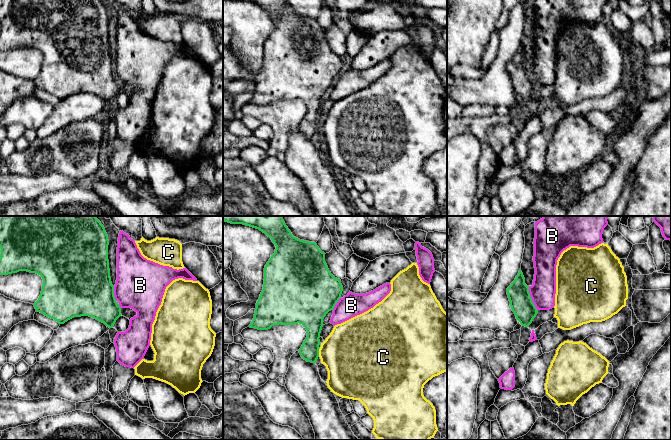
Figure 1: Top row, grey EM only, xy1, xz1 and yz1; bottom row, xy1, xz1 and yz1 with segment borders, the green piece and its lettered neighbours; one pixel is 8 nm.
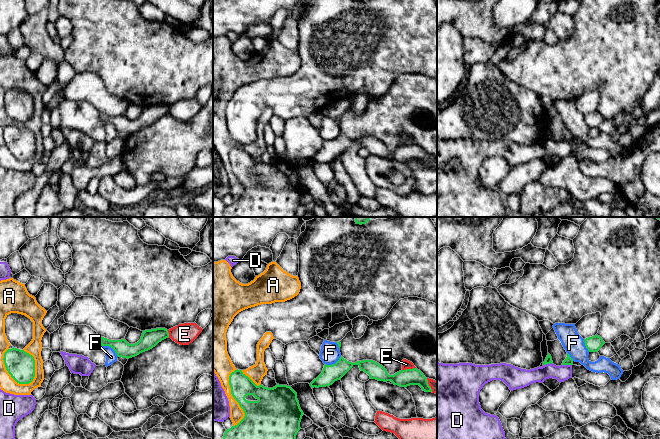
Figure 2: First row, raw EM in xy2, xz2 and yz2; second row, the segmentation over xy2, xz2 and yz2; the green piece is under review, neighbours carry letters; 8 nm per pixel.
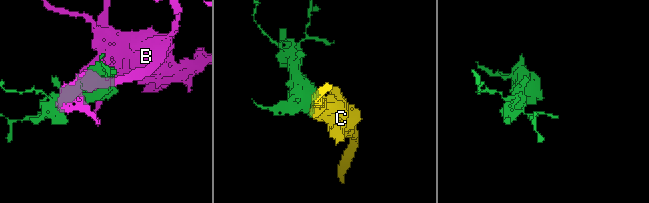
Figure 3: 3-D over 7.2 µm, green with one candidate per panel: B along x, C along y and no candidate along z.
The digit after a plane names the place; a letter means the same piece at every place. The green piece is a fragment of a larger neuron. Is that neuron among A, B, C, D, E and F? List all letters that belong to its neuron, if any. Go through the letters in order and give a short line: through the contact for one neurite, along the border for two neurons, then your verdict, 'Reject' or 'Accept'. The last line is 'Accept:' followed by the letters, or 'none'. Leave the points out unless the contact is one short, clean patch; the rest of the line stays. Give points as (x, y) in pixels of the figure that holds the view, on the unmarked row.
A: Reject
B: Reject
C: Line: xz1 (318, 125), (319, 132). Reject
D: Reject
E: Reject
F: Line: xy2 (102, 121), (108, 121), (118, 132). Reject
Accept: none

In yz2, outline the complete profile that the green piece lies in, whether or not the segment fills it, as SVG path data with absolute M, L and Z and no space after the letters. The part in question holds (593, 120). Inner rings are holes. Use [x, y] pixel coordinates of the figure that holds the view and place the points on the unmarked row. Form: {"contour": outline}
{"contour": "M598 111L584 115L584 119L589 128L598 128L605 120L603 115Z"}

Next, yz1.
{"contour": "M521 45L515 56L507 64L507 71L516 95L522 102L528 103L536 93L538 86L532 78L529 62L525 60Z"}

